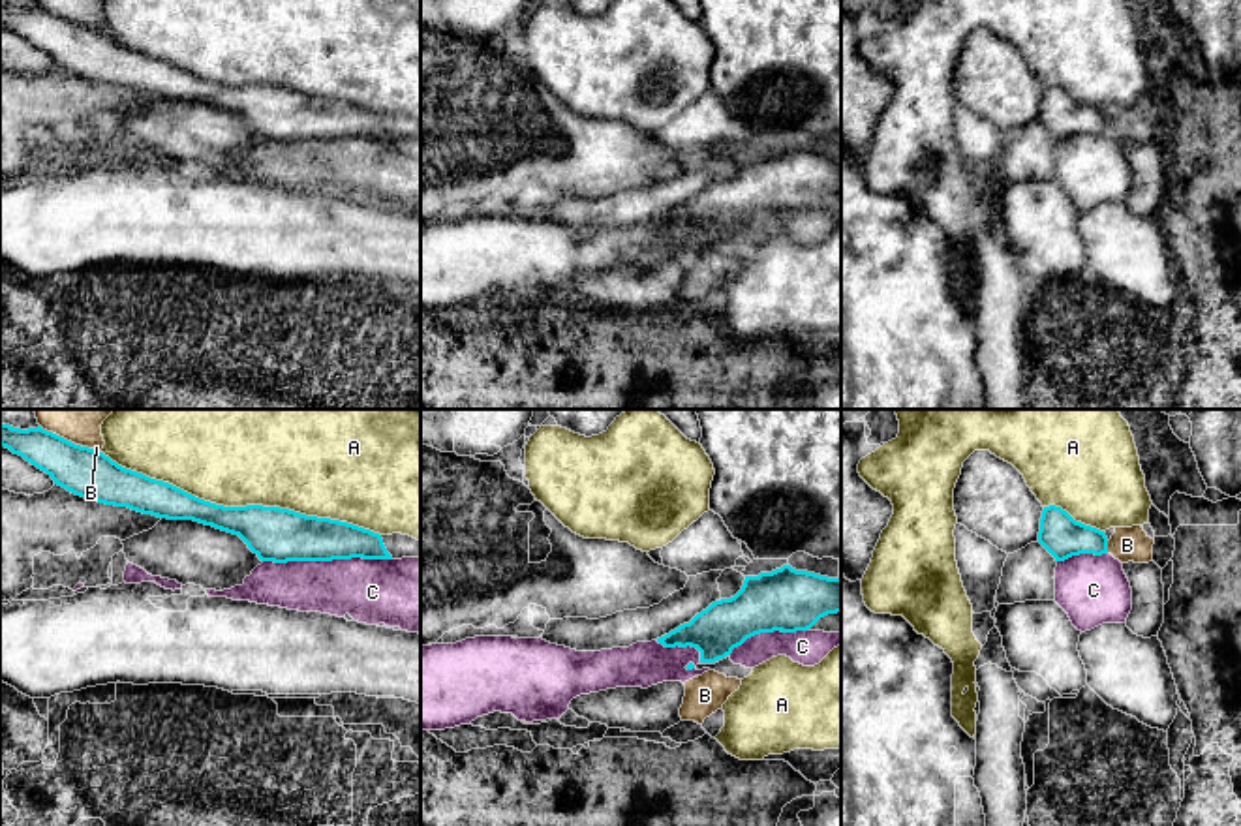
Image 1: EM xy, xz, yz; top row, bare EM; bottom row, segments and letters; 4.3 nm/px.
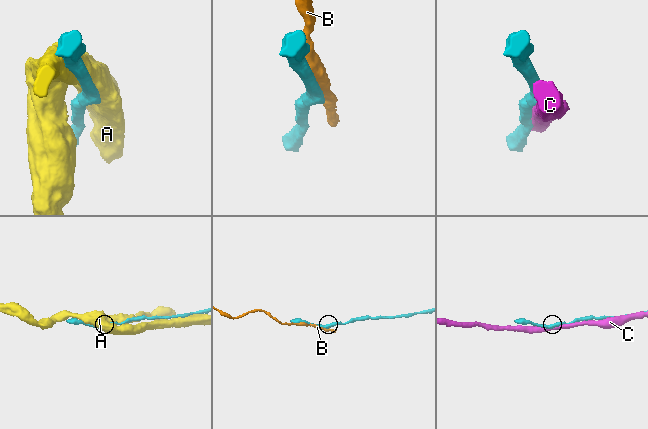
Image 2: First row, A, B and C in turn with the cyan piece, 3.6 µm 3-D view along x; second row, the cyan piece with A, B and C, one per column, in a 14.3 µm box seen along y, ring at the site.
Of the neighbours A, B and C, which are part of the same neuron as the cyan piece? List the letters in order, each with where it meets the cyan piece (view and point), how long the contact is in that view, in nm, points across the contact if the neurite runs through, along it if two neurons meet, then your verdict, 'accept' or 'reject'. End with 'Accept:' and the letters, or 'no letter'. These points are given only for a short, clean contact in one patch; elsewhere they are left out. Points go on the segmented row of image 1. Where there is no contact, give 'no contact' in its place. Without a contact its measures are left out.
A: xy (241, 507) | 1250 nm | reject
B: xy (70, 442) | 300 nm | reject
C: xz (727, 654) | 650 nm | reject
Accept: no letter

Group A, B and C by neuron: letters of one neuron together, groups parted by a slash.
A / B / C

